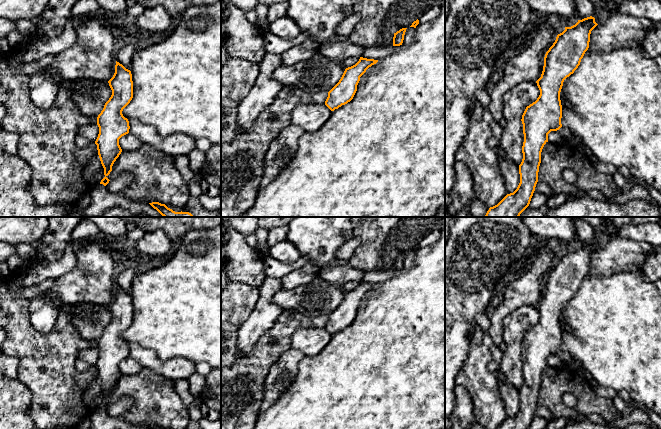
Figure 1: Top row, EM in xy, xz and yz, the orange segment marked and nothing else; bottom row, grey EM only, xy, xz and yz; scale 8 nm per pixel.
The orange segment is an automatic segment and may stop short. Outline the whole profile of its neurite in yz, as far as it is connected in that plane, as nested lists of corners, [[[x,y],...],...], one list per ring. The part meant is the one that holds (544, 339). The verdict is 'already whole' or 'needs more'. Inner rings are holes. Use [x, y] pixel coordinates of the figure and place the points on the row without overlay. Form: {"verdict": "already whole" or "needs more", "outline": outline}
{"verdict": "already whole", "outline": [[[590,240],[558,258],[546,276],[541,301],[536,305],[540,319],[526,331],[522,339],[524,366],[523,383],[519,389],[520,407],[517,413],[507,418],[497,429],[529,429],[541,387],[541,376],[548,366],[548,358],[562,351],[560,316],[564,304],[580,289],[589,272],[591,255],[598,248]]]}

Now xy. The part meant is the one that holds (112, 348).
{"verdict": "already whole", "outline": [[[116,285],[115,297],[108,305],[112,319],[105,327],[97,341],[99,358],[95,365],[98,379],[104,392],[105,401],[100,408],[109,407],[107,400],[122,376],[119,363],[129,357],[129,345],[122,338],[123,333],[133,322],[133,305],[131,295]]]}

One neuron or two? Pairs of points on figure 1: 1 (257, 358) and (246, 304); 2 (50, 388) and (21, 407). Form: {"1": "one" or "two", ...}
{"1": "one", "2": "two"}

